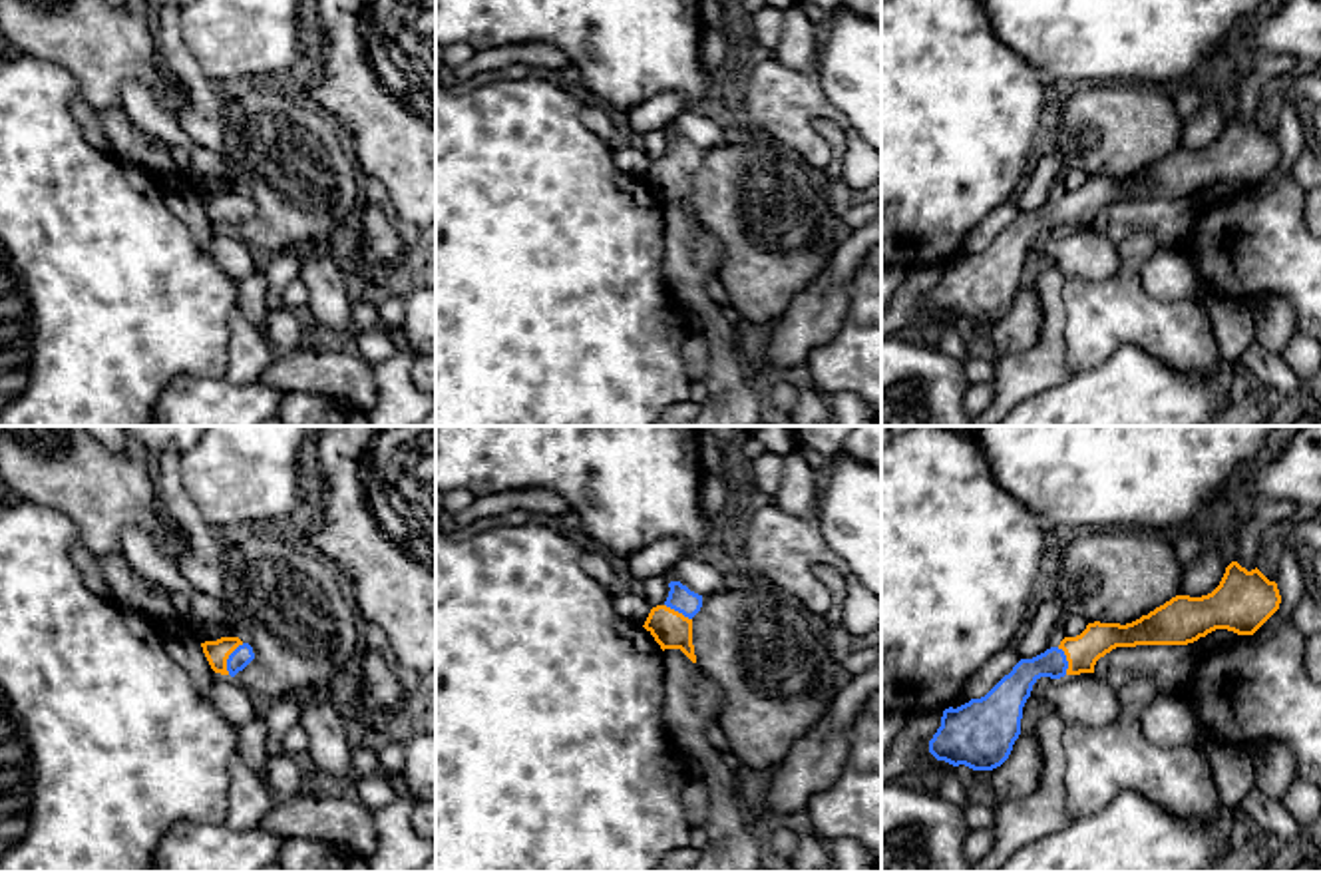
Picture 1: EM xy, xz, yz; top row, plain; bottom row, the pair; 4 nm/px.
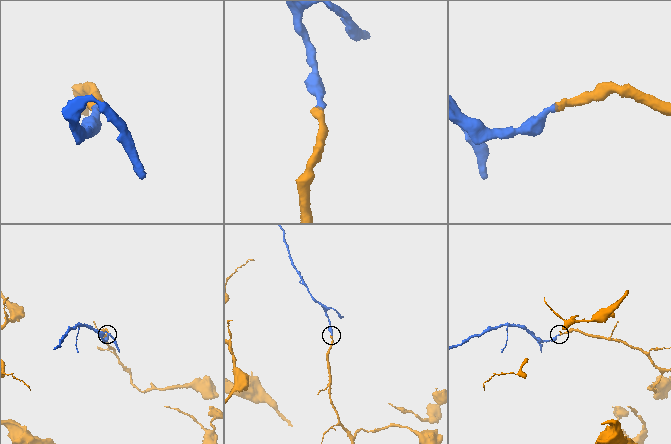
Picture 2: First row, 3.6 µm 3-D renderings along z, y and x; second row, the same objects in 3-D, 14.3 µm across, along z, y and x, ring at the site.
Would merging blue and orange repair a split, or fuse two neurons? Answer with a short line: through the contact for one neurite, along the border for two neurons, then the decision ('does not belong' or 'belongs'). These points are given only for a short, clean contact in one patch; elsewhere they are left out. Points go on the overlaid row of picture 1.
xy (243, 654), (229, 657), (217, 652) | belongs

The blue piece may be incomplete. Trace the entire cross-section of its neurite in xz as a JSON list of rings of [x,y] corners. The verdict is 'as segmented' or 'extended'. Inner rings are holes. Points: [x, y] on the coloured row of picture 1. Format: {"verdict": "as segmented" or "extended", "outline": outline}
{"verdict": "extended", "outline": [[[670,581],[668,587],[666,601],[651,609],[643,627],[655,637],[662,651],[680,649],[692,663],[696,663],[692,617],[702,607],[702,595],[690,591],[680,581]]]}

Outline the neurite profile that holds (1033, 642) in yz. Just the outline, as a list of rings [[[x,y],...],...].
[[[1052,597],[1046,601],[1040,601],[1037,615],[1033,617],[1029,629],[1019,635],[1017,639],[1017,651],[1021,659],[1033,659],[1046,649],[1050,629],[1064,617],[1064,603],[1060,597]]]

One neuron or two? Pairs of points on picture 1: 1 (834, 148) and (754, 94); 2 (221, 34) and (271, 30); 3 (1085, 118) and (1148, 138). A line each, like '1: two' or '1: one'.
1: two
2: one
3: one

